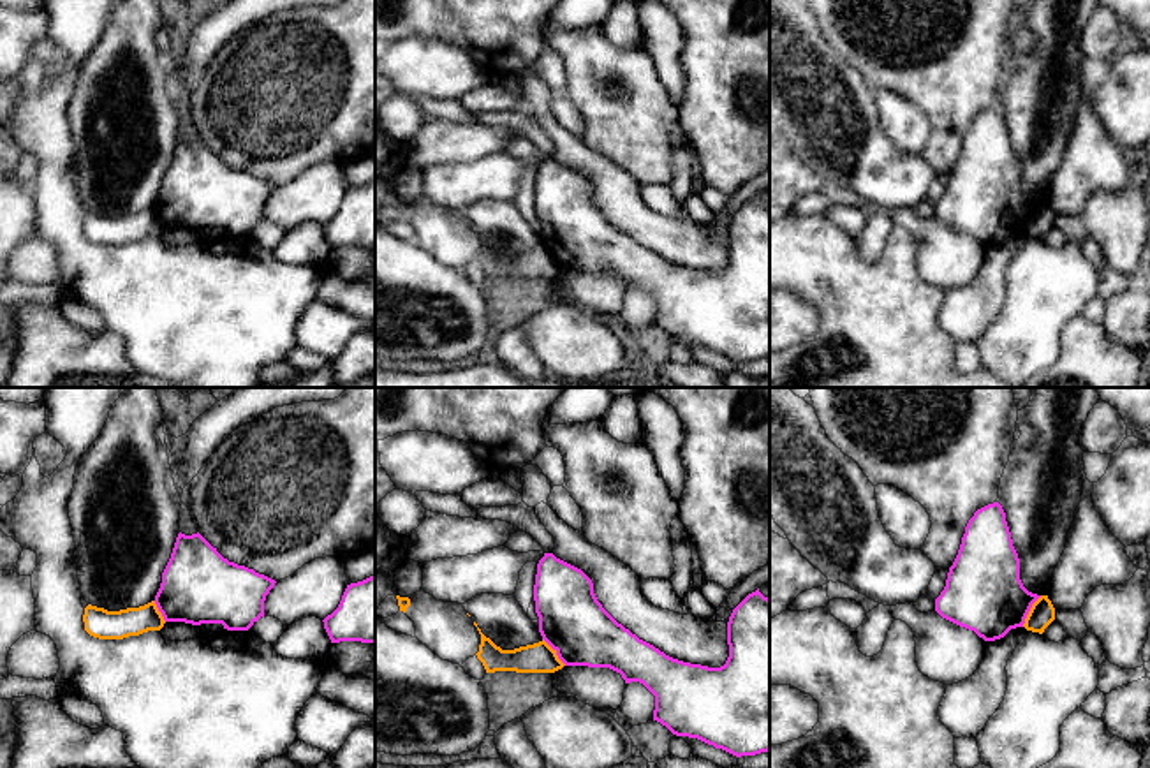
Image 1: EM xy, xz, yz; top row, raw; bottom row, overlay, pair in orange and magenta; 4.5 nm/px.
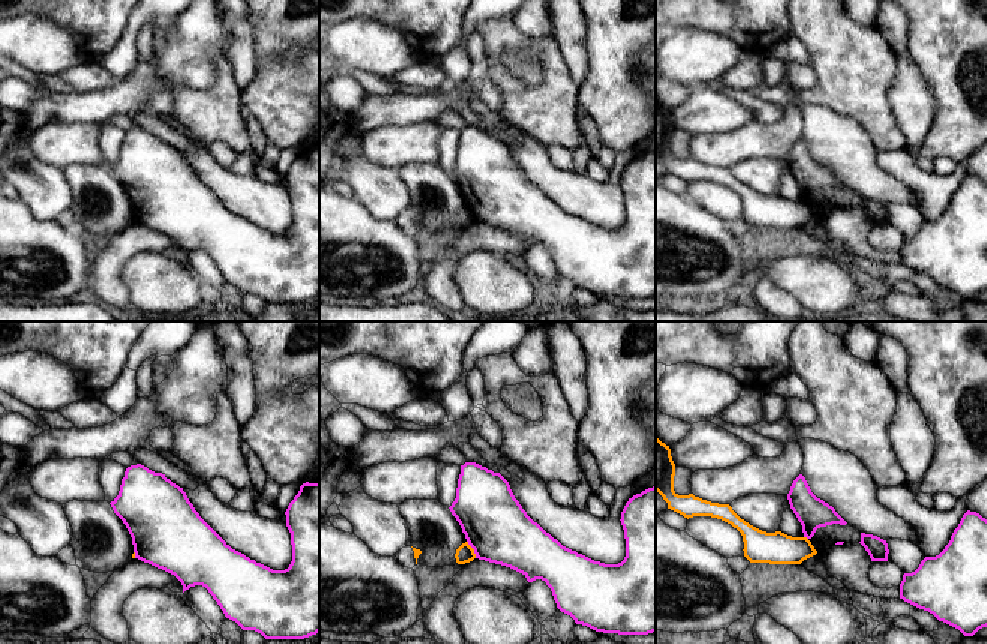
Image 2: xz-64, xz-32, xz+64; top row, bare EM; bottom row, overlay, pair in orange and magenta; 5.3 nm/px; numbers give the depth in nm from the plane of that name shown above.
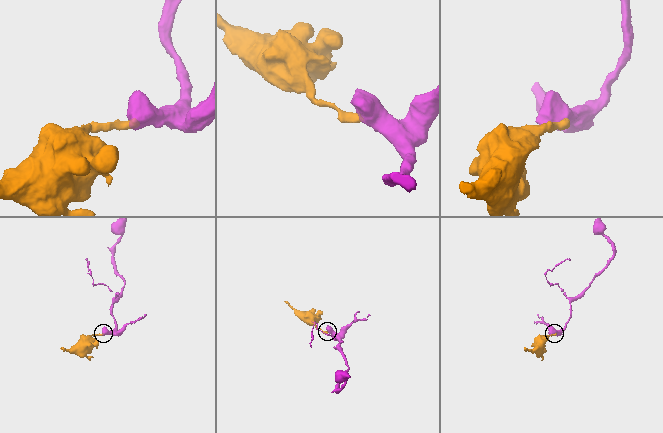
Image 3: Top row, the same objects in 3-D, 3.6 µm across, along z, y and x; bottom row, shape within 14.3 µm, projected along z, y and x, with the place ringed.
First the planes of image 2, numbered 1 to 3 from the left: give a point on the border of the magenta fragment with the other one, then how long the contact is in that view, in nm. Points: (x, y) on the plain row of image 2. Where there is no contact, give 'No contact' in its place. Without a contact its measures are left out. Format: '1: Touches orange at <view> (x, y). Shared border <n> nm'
1: Touches orange at xz-64 (134, 218). Shared border 40 nm
2: Touches orange at xz-32 (473, 213). Shared border 110 nm
3: Touches orange at xz+64 (806, 201). Shared border 30 nm

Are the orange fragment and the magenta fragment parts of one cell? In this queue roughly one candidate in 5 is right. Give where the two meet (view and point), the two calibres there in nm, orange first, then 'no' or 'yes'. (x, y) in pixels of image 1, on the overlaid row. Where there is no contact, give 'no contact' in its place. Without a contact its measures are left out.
contact yz (1029, 612); calibres 120 and 360 nm; no

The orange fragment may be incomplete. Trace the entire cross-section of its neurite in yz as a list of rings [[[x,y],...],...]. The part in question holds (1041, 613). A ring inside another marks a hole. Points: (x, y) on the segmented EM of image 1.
[[[1041,595],[1030,608],[1023,627],[1032,632],[1043,634],[1044,629],[1055,620],[1055,608],[1048,595]]]

